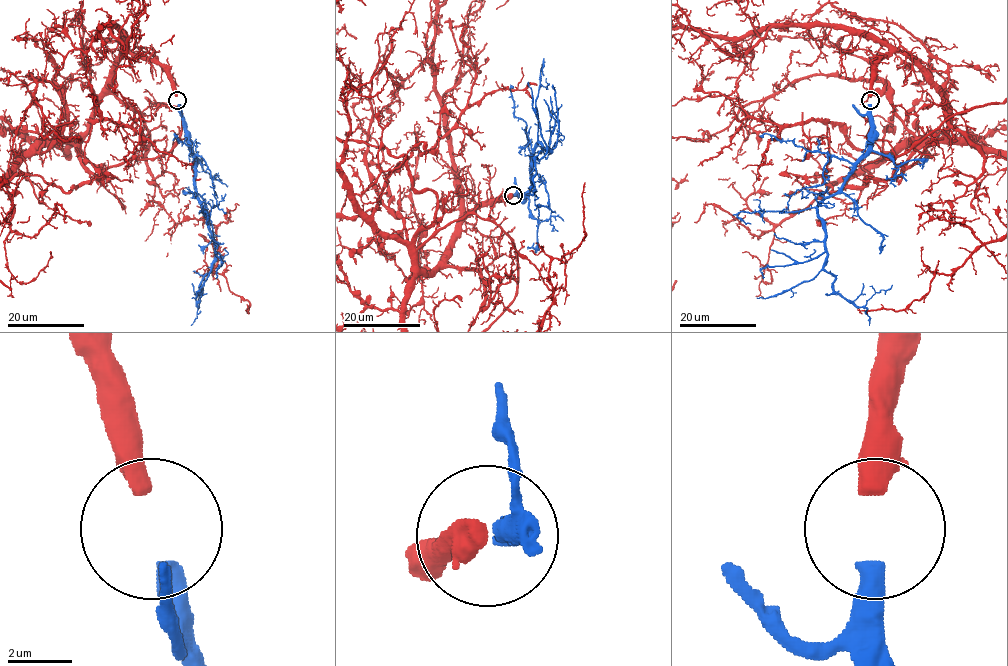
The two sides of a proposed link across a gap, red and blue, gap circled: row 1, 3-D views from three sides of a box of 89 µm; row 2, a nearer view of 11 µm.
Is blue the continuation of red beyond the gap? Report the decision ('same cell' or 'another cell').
same cell

